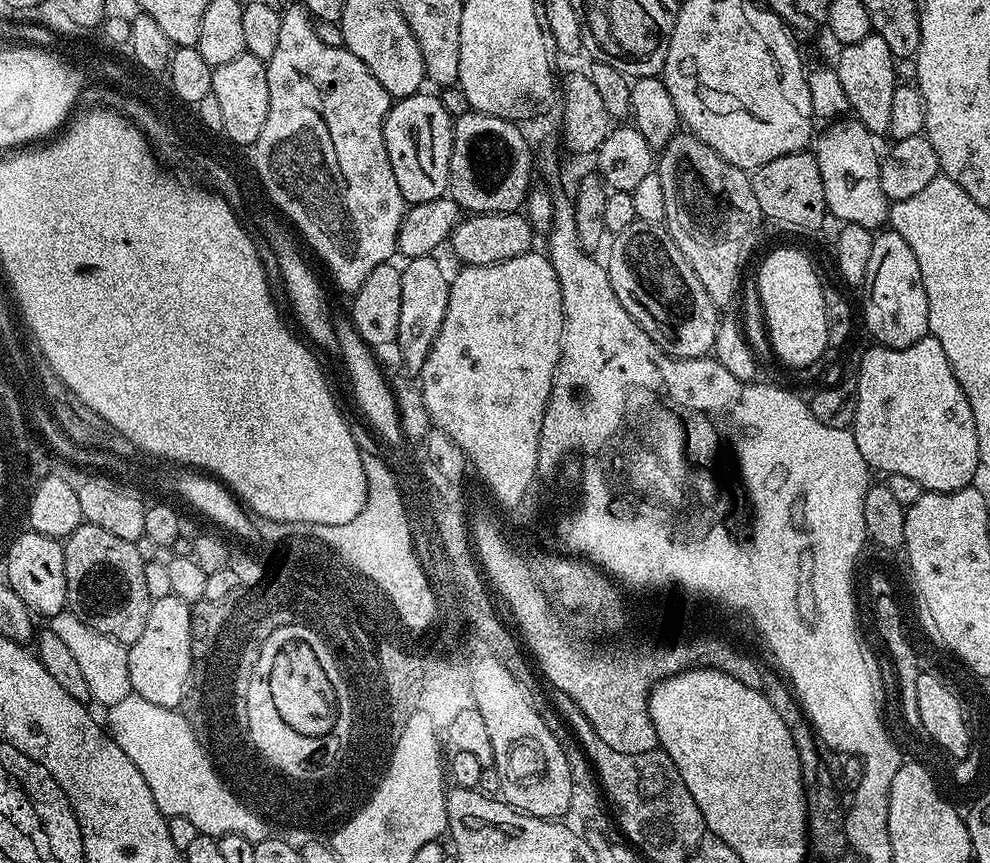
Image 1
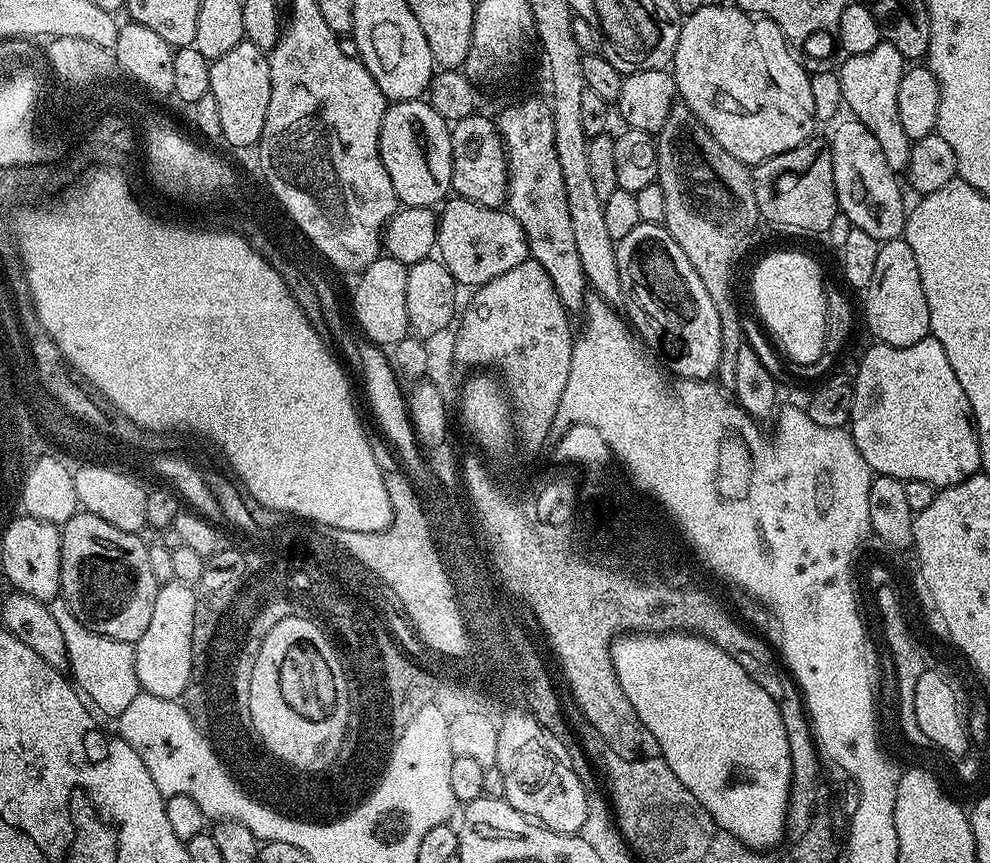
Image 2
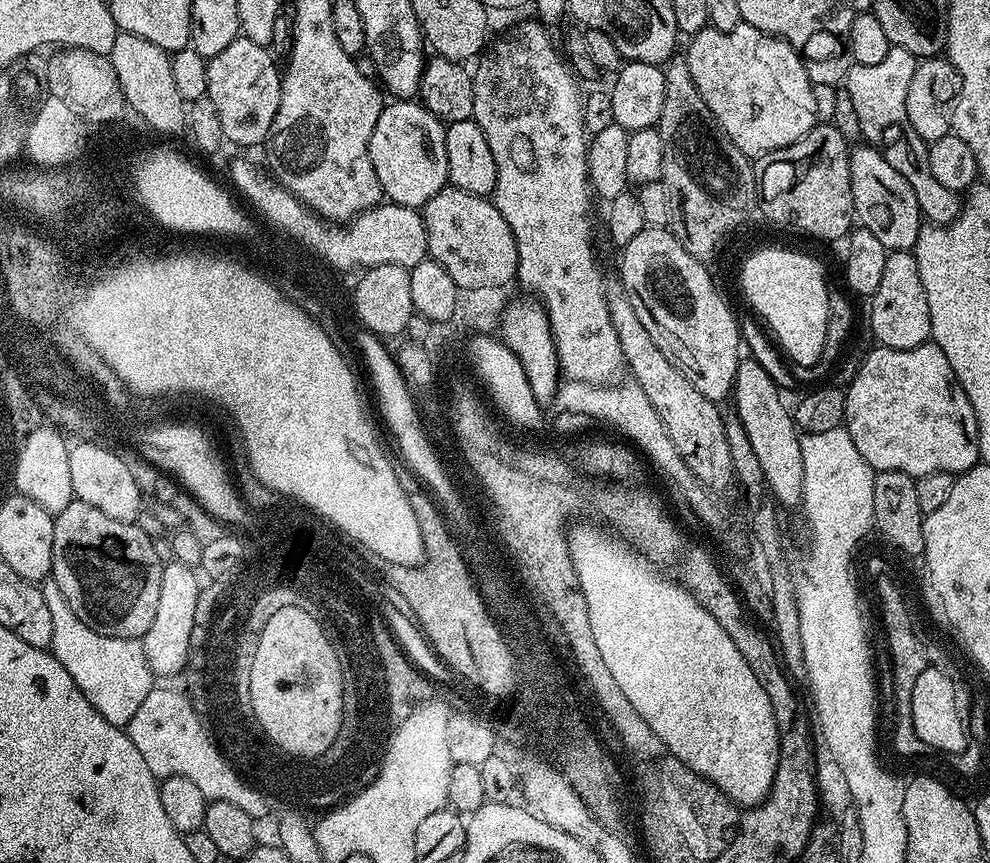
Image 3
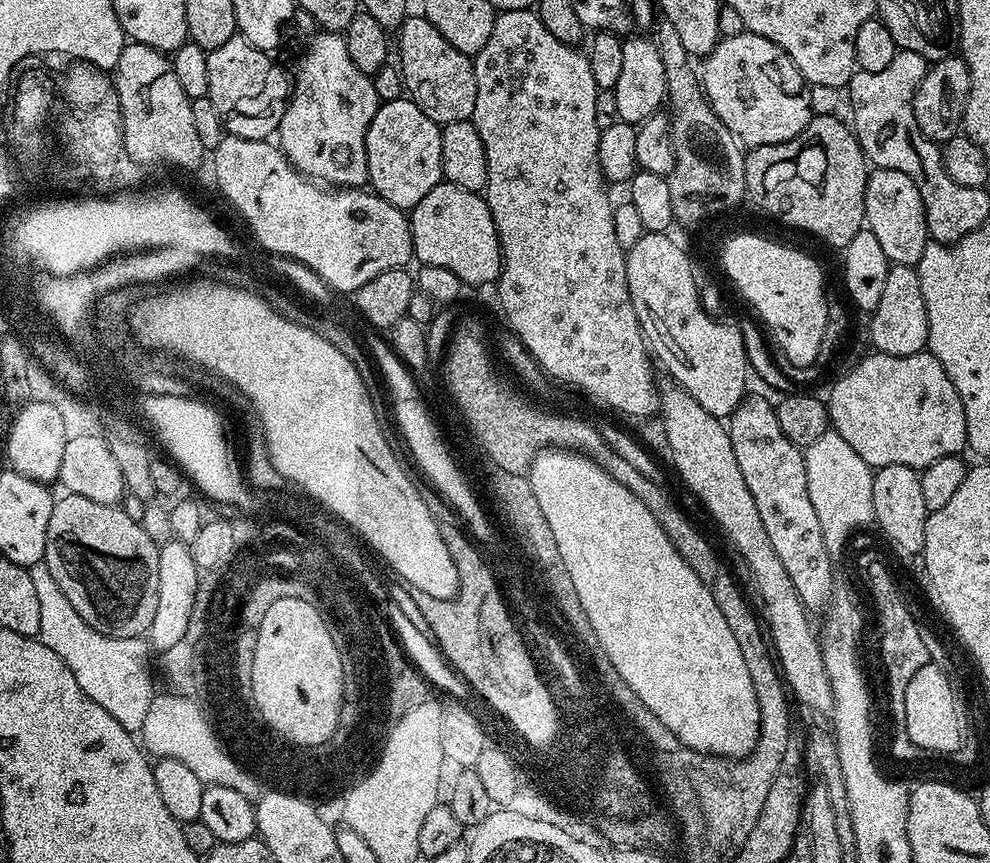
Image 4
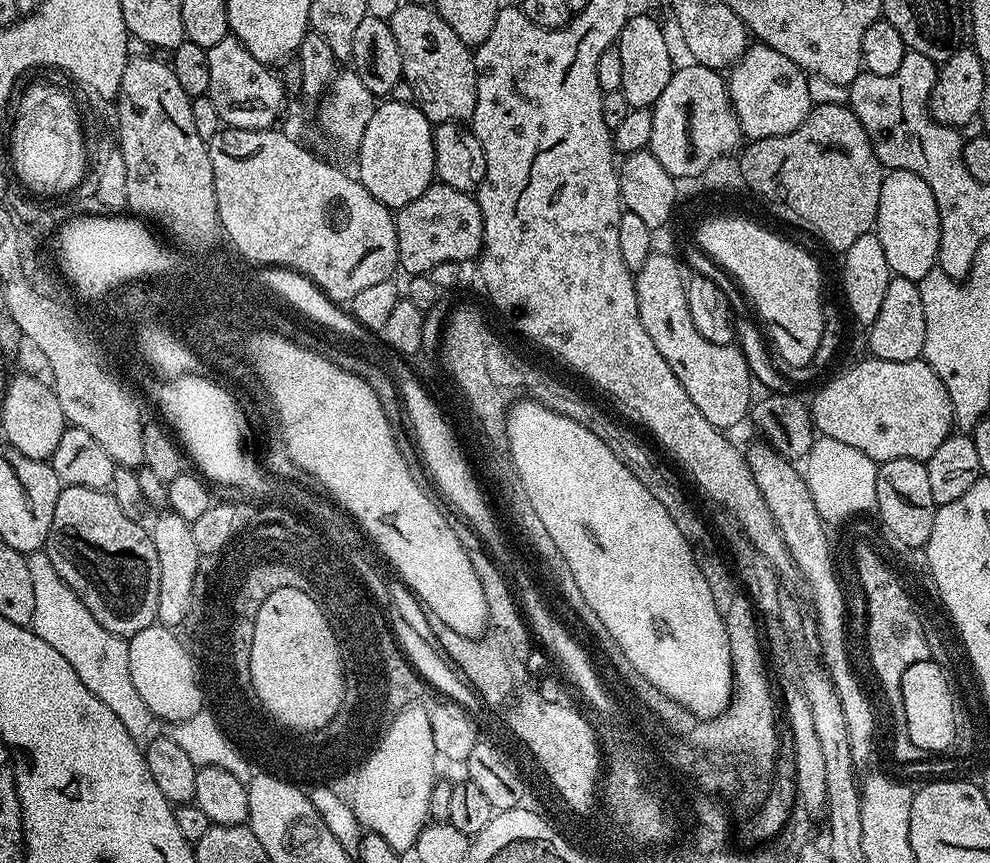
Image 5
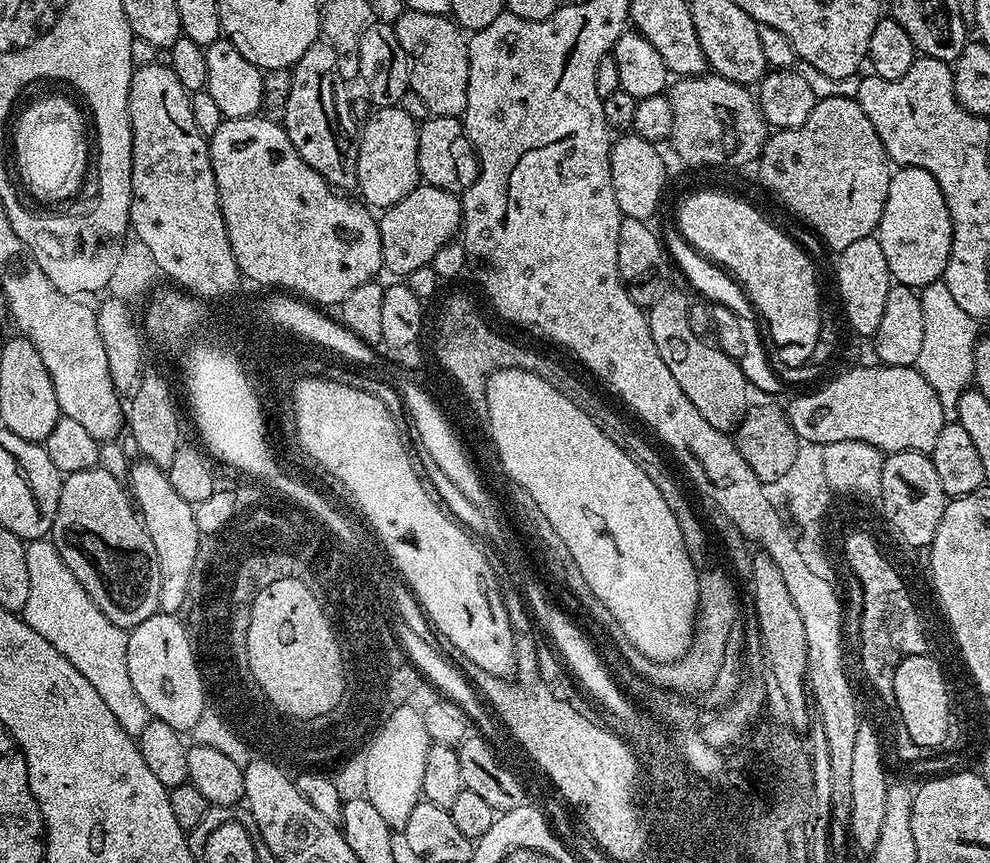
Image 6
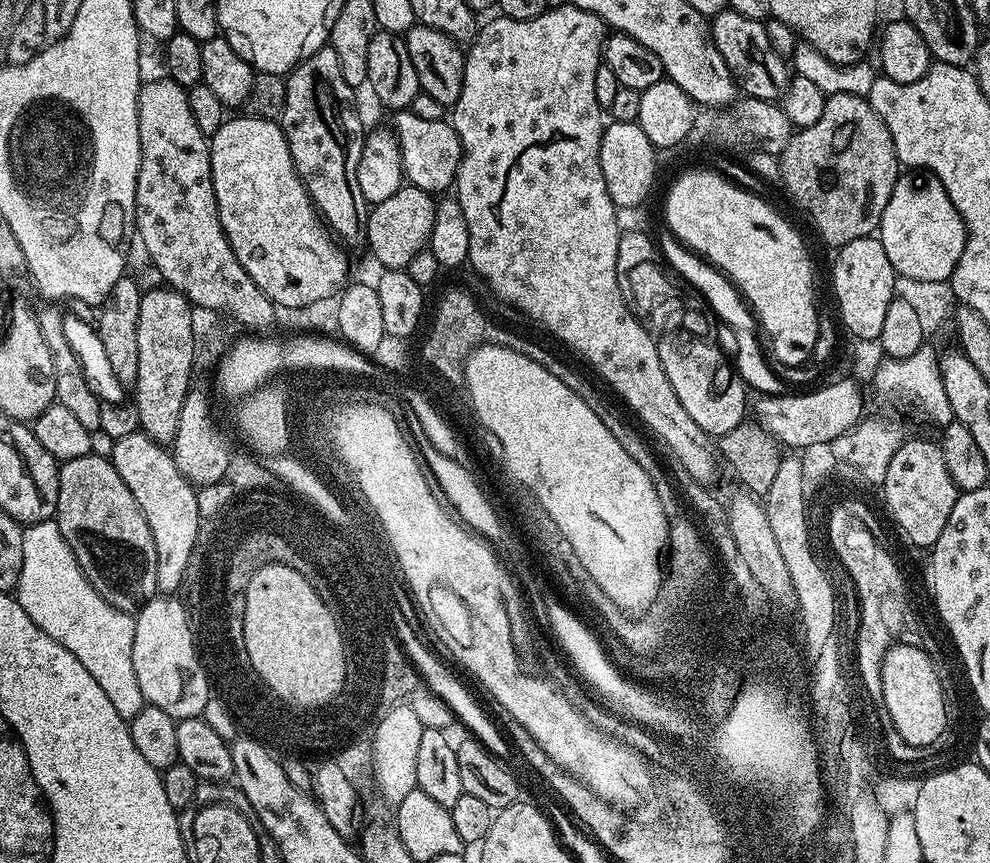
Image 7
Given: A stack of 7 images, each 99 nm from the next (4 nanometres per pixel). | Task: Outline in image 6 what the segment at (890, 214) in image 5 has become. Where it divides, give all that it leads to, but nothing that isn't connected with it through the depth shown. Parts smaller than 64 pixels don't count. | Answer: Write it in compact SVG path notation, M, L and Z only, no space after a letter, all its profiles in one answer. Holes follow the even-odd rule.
M897 167L893 171L878 239L895 283L922 290L943 277L952 245L950 210L946 210L946 198L942 198L938 182L926 170Z

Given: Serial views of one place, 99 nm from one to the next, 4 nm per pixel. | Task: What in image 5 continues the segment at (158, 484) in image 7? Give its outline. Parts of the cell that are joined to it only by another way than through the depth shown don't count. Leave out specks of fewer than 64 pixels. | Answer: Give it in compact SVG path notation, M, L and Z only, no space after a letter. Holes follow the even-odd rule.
M172 511L150 524L150 535L154 542L154 551L158 553L158 614L157 621L165 628L179 629L190 610L194 574L198 574L198 546L194 546L194 534L189 521Z

